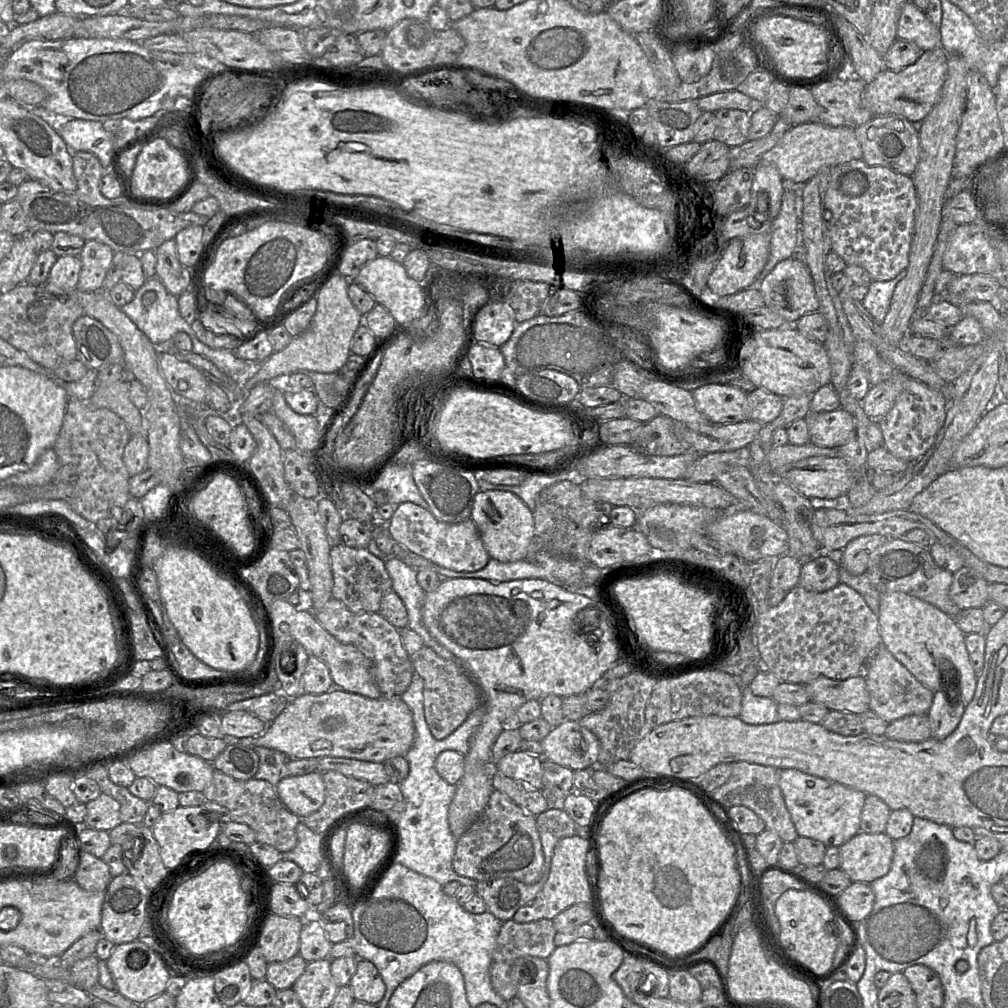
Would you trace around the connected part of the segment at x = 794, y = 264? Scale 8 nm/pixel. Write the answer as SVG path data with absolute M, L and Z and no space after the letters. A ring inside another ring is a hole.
M795 257L778 262L760 283L758 290L764 298L765 305L790 322L796 322L804 314L818 311L819 308L810 271L802 260Z

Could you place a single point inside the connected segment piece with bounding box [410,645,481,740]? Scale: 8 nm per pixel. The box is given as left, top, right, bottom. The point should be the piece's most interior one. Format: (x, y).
(450, 695)

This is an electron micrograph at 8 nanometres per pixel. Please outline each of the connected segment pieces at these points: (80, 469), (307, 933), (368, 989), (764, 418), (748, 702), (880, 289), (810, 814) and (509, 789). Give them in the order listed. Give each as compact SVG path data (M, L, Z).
M68 398L61 430L53 450L60 465L72 464L76 467L78 479L74 485L73 497L59 500L68 501L74 511L91 523L96 523L106 517L112 508L123 507L131 498L129 492L130 475L123 461L124 448L130 436L125 422L111 410L88 408L86 402L76 398Z
M311 915L310 919L304 921L299 955L307 962L329 958L333 944L328 940L319 919Z
M358 959L356 972L349 984L354 1000L378 1005L386 992L386 985L376 966L366 960Z
M755 388L747 393L749 419L763 425L774 420L783 407L783 397L764 388Z
M749 686L743 687L739 718L749 725L773 724L781 721L776 701L772 697L754 695Z
M902 270L892 280L872 280L869 284L868 292L861 302L875 322L881 323L884 320L890 306L893 291L897 283L906 276L906 273L906 270Z
M793 768L780 771L780 788L799 836L840 847L860 832L864 792Z
M498 770L494 771L492 785L494 789L507 794L515 803L534 816L550 808L550 802L542 790L525 781L505 776Z

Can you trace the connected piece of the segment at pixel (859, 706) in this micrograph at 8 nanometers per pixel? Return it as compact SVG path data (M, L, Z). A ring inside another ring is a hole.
M860 674L846 680L835 680L825 676L819 676L805 684L811 701L821 703L829 710L845 711L861 714L870 709L870 696L864 674Z

